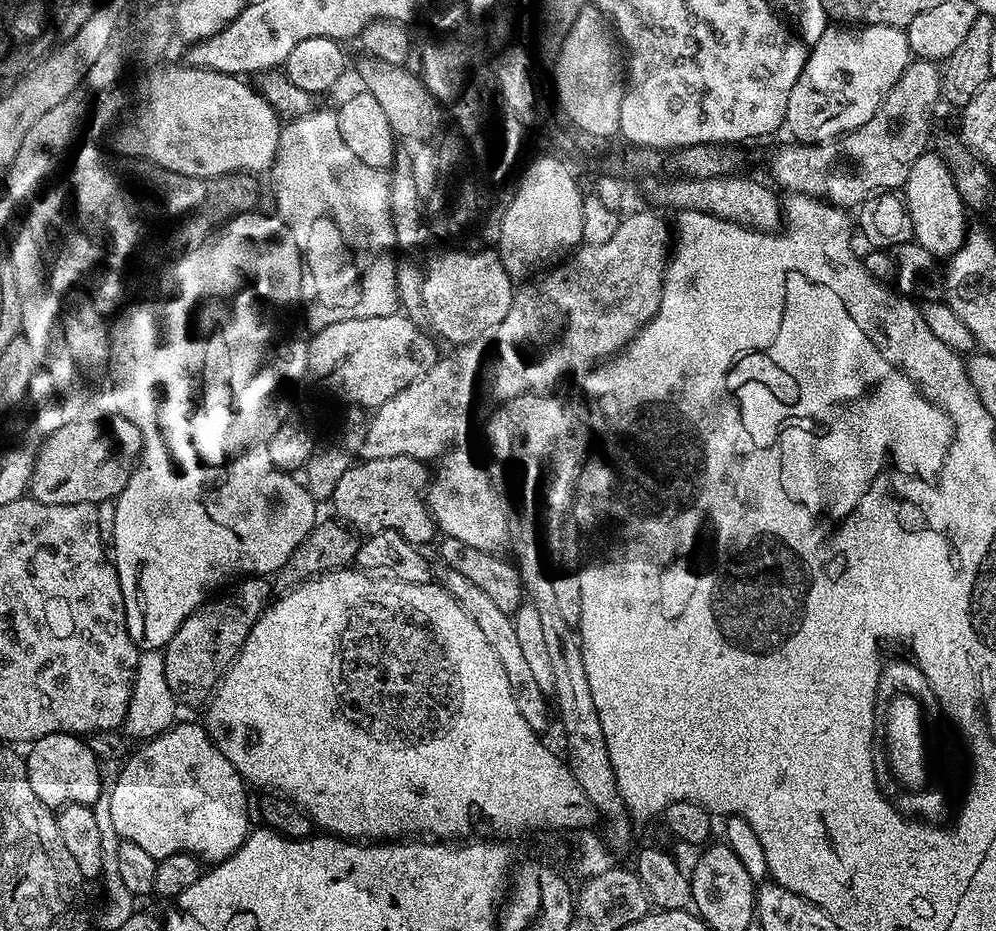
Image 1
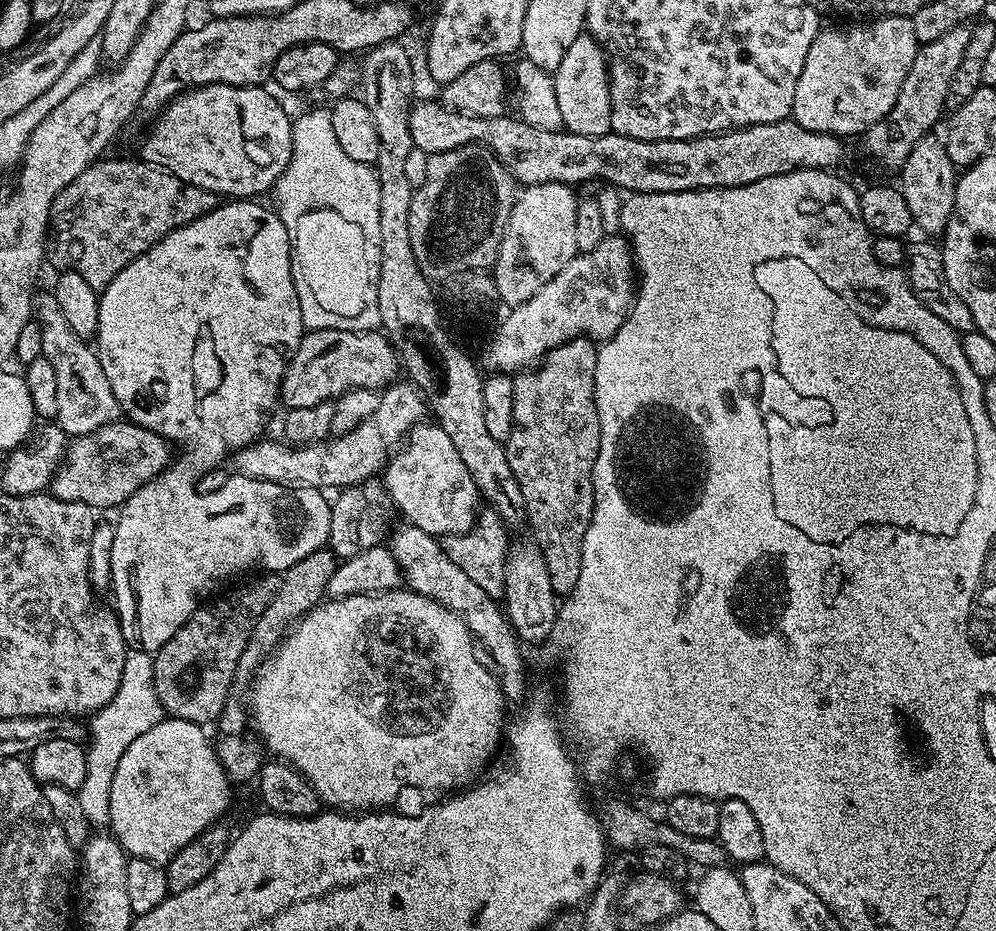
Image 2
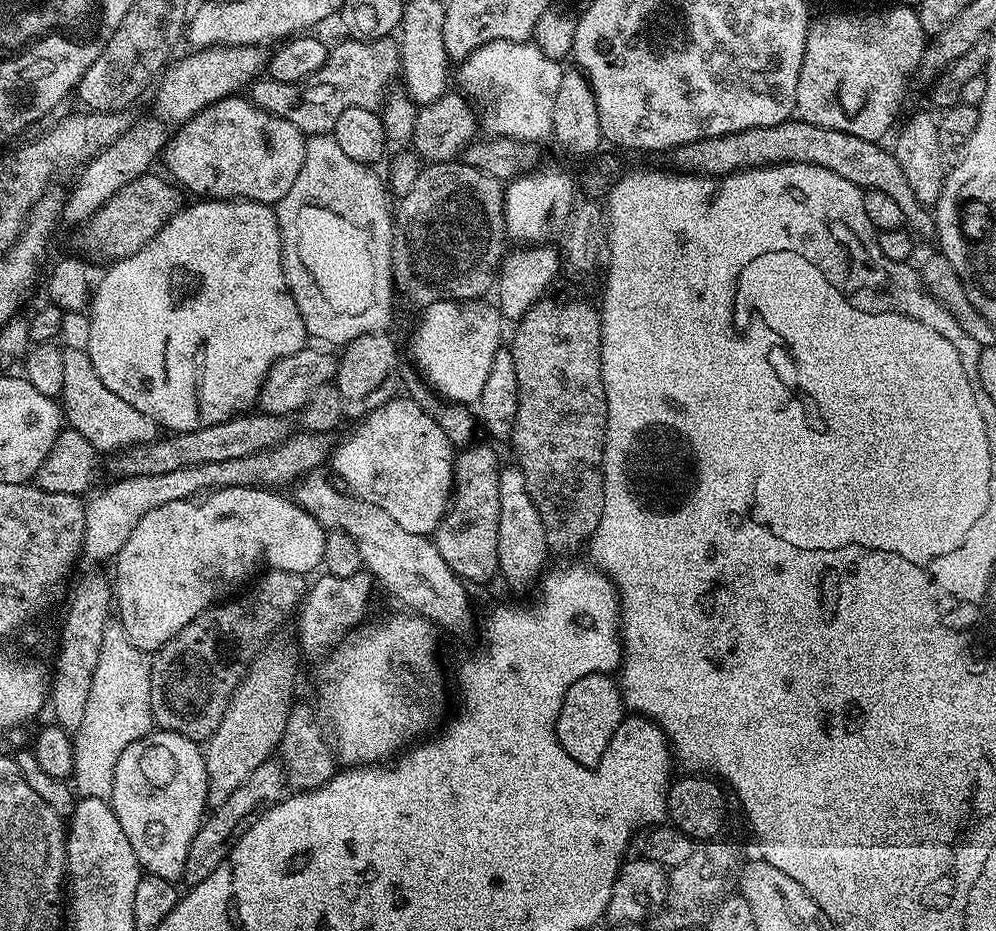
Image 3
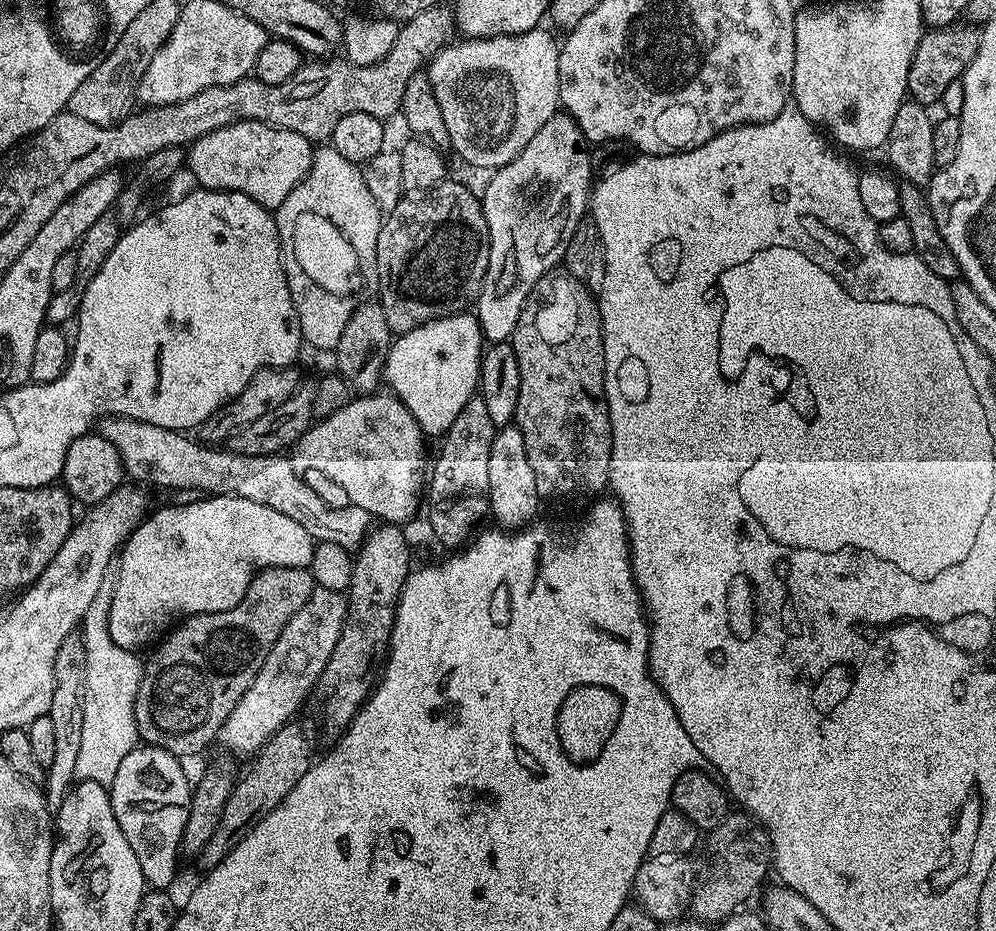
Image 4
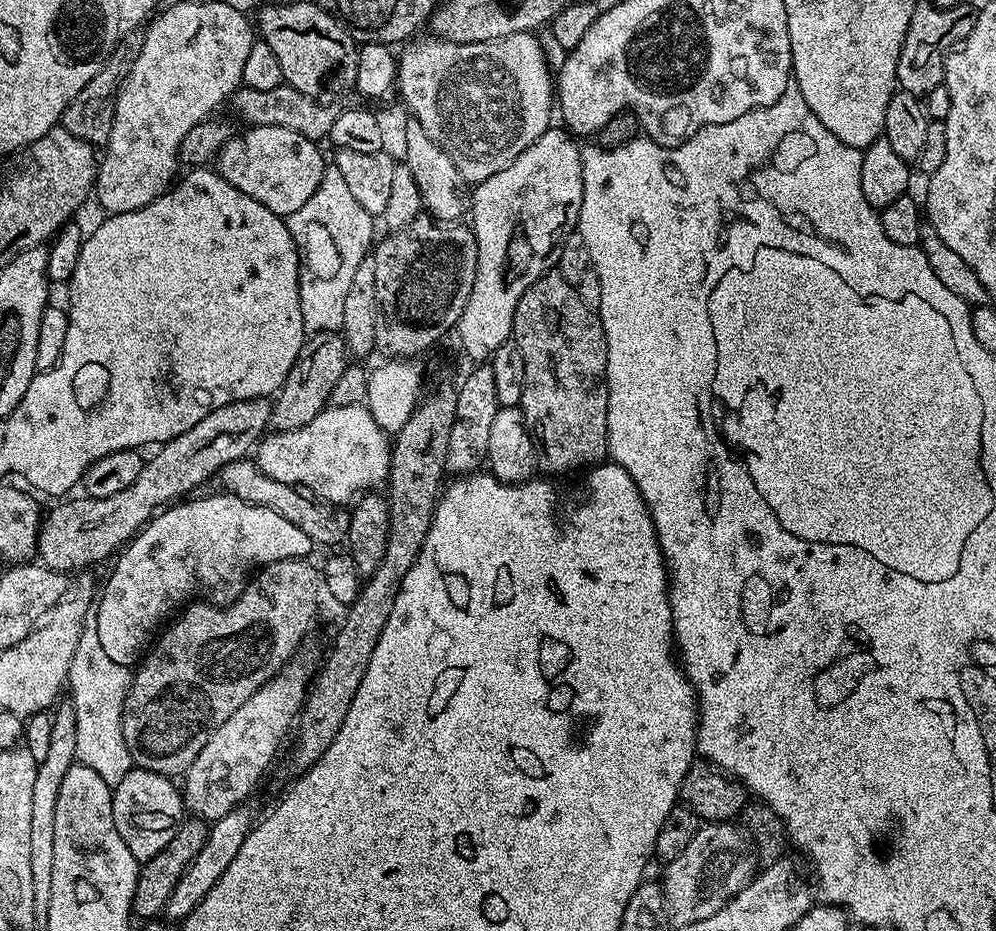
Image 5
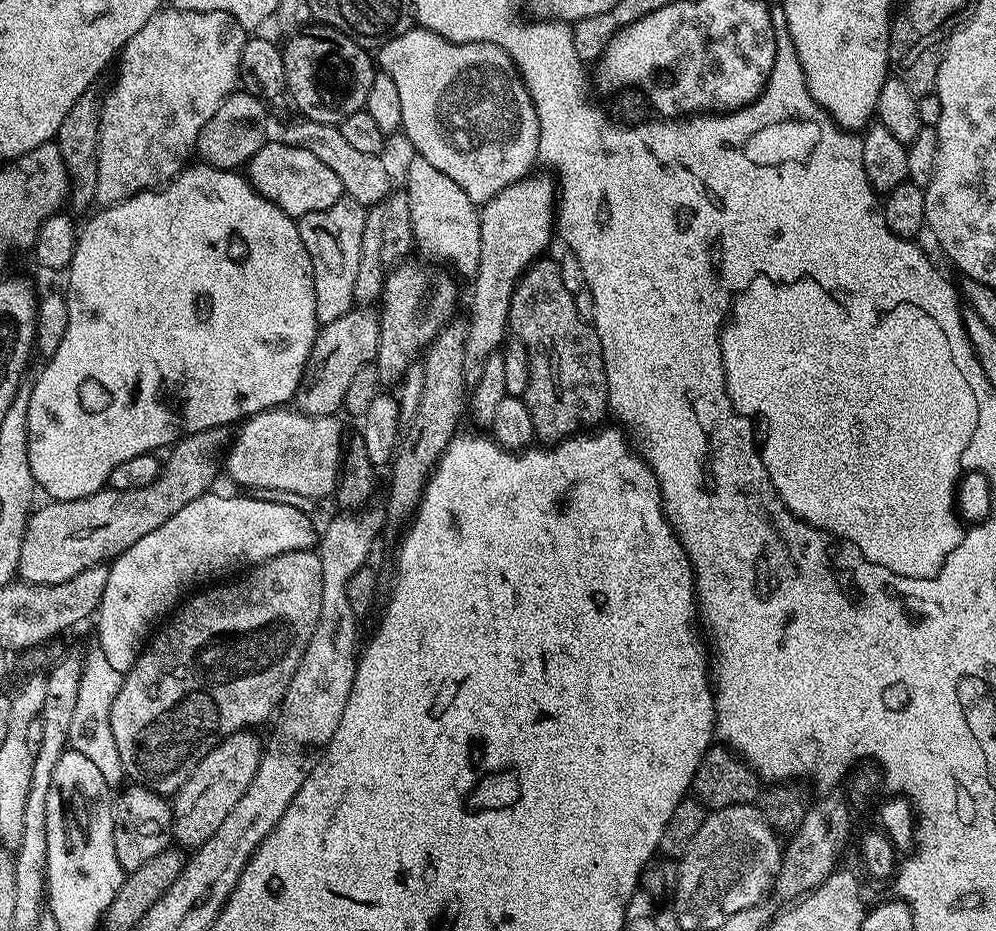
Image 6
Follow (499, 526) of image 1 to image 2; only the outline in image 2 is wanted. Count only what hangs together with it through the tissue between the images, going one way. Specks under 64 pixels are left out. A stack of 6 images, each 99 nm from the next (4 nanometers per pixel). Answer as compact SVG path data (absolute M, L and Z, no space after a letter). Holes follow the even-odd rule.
M421 422L408 433L406 443L391 453L382 472L382 483L399 515L401 512L411 527L437 538L472 529L482 504L474 478L470 478L470 470L458 458L454 442L435 422Z

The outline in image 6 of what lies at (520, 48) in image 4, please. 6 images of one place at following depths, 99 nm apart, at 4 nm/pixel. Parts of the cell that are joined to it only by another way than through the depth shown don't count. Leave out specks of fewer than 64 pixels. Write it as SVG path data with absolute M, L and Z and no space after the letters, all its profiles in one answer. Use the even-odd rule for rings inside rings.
M413 26L408 31L398 34L380 45L378 49L378 68L383 75L390 77L394 82L395 89L398 90L398 99L402 102L402 122L400 126L403 135L408 135L408 140L412 143L413 149L411 151L415 155L426 158L426 162L430 162L430 166L434 166L435 169L442 170L442 174L454 178L454 182L458 182L458 186L462 186L462 190L466 190L466 198L473 200L476 205L484 205L486 201L497 196L506 186L512 185L531 173L532 164L535 165L538 160L537 146L540 131L538 130L537 110L515 64L497 44L487 44L486 42L451 44L449 40L434 34L430 30Z

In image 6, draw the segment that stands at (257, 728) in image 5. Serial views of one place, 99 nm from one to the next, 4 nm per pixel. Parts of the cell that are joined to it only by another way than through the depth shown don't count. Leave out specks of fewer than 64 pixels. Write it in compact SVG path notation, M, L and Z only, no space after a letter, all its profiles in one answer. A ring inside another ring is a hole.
M252 730L235 732L233 736L221 740L220 745L206 752L202 762L198 762L198 766L192 769L190 775L185 776L183 786L176 791L175 797L171 801L172 835L175 843L181 849L195 850L202 847L206 838L210 838L210 834L214 834L214 830L218 830L218 826L222 826L222 822L226 822L226 814L230 814L230 810L234 810L238 798L242 798L242 794L246 794L260 765L262 751L261 737L256 737L254 733L255 731Z

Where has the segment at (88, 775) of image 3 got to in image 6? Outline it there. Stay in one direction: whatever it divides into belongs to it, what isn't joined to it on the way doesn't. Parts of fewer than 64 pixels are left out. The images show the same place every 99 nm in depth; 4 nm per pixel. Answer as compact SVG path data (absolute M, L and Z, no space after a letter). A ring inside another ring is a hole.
M92 646L89 652L83 653L82 682L78 682L78 702L74 705L74 719L70 725L68 739L71 751L86 754L90 762L106 778L110 786L123 785L126 777L122 766L122 757L118 754L118 746L114 743L114 732L110 730L110 706L114 706L114 698L118 698L118 690L124 681L124 673L114 670L110 662L106 662L106 654L98 646Z

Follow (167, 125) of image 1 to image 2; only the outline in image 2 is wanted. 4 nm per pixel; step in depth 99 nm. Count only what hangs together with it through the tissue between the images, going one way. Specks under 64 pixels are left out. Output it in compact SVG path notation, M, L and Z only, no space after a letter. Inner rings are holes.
M208 84L205 88L194 88L187 92L180 93L175 100L171 100L168 105L155 117L152 129L148 132L148 137L144 140L138 152L139 159L145 164L152 164L155 168L162 168L172 176L177 176L183 184L189 184L195 188L201 188L207 192L216 193L220 198L260 198L264 191L275 189L278 178L286 170L290 162L292 153L292 122L293 117L288 116L288 112L267 92L267 87L253 86L230 86L229 84Z

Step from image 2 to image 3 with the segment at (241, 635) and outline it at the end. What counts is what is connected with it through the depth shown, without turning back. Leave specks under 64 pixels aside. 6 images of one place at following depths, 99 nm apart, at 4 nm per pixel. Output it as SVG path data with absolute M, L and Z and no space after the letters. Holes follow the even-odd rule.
M265 571L251 585L253 588L249 592L241 591L227 602L217 602L198 614L198 618L186 622L186 626L151 657L150 710L153 725L197 742L207 741L214 730L218 730L228 699L252 665L252 659L273 639L275 632L272 631L303 601L304 580L305 577L298 572Z

